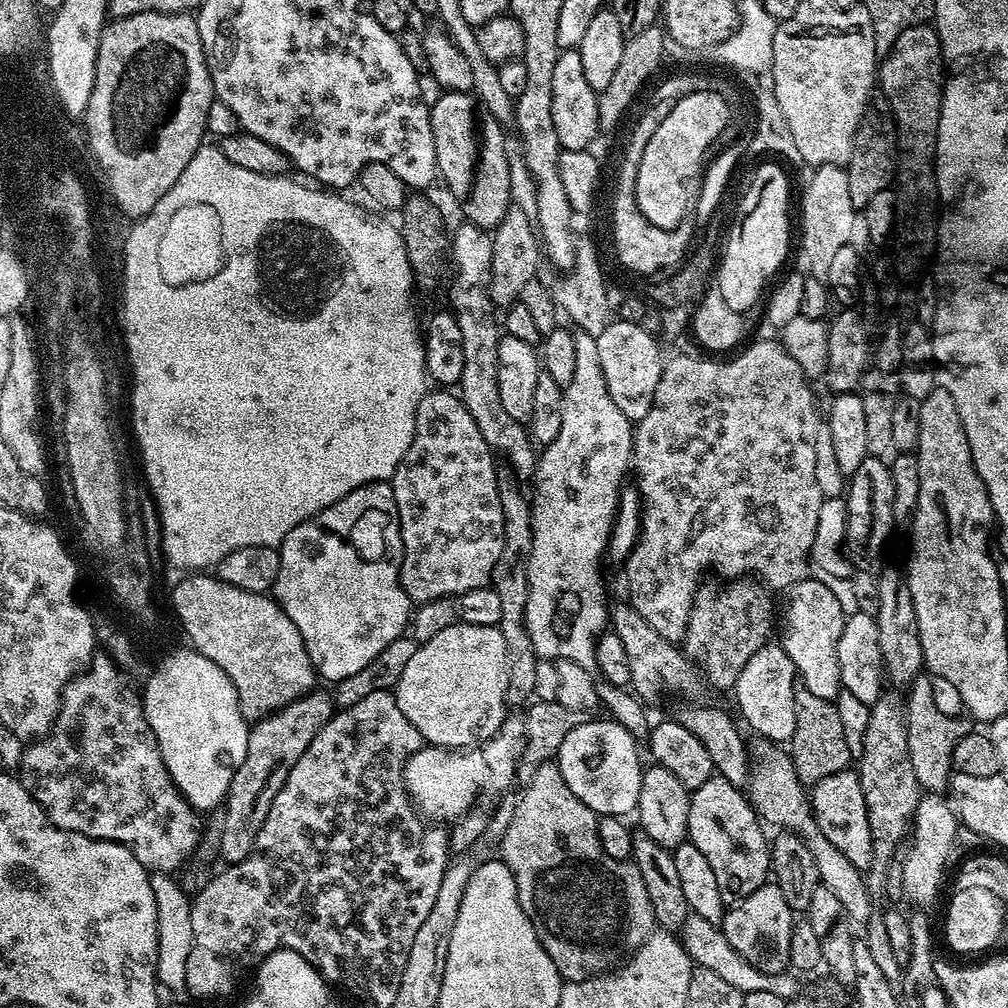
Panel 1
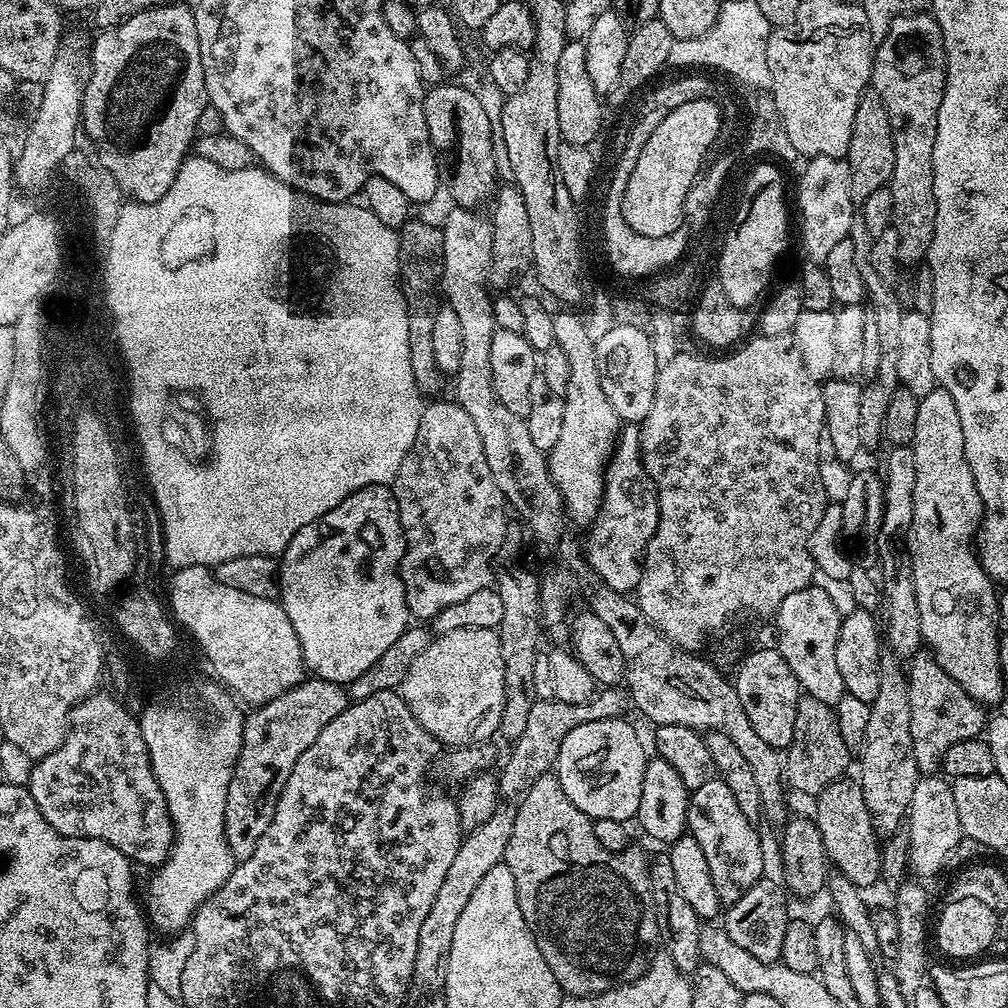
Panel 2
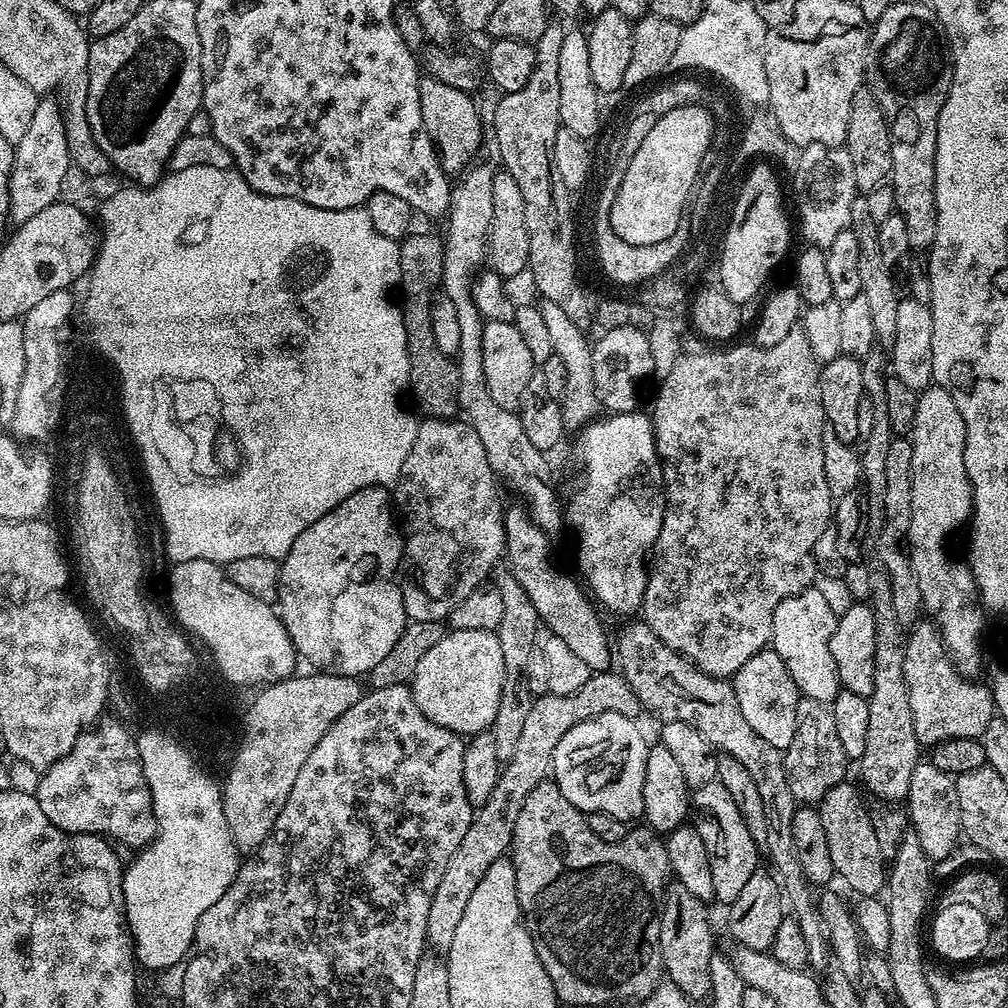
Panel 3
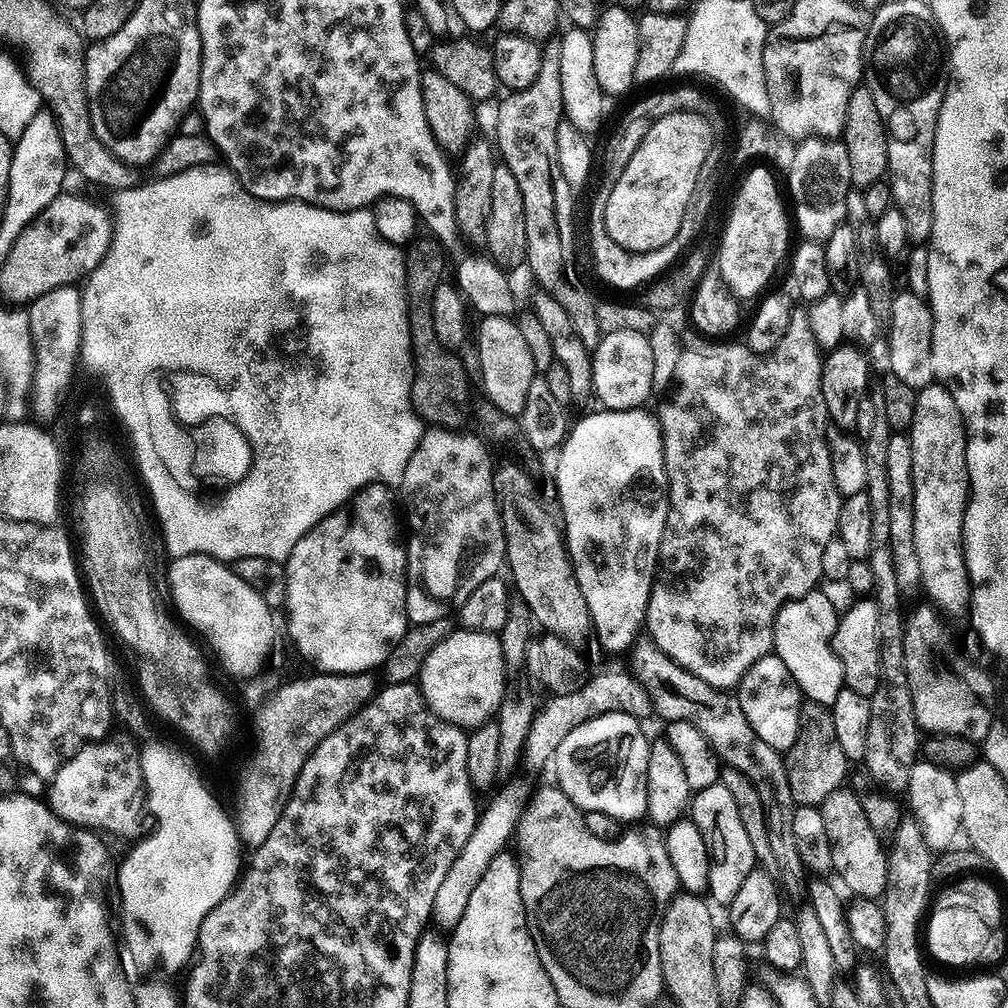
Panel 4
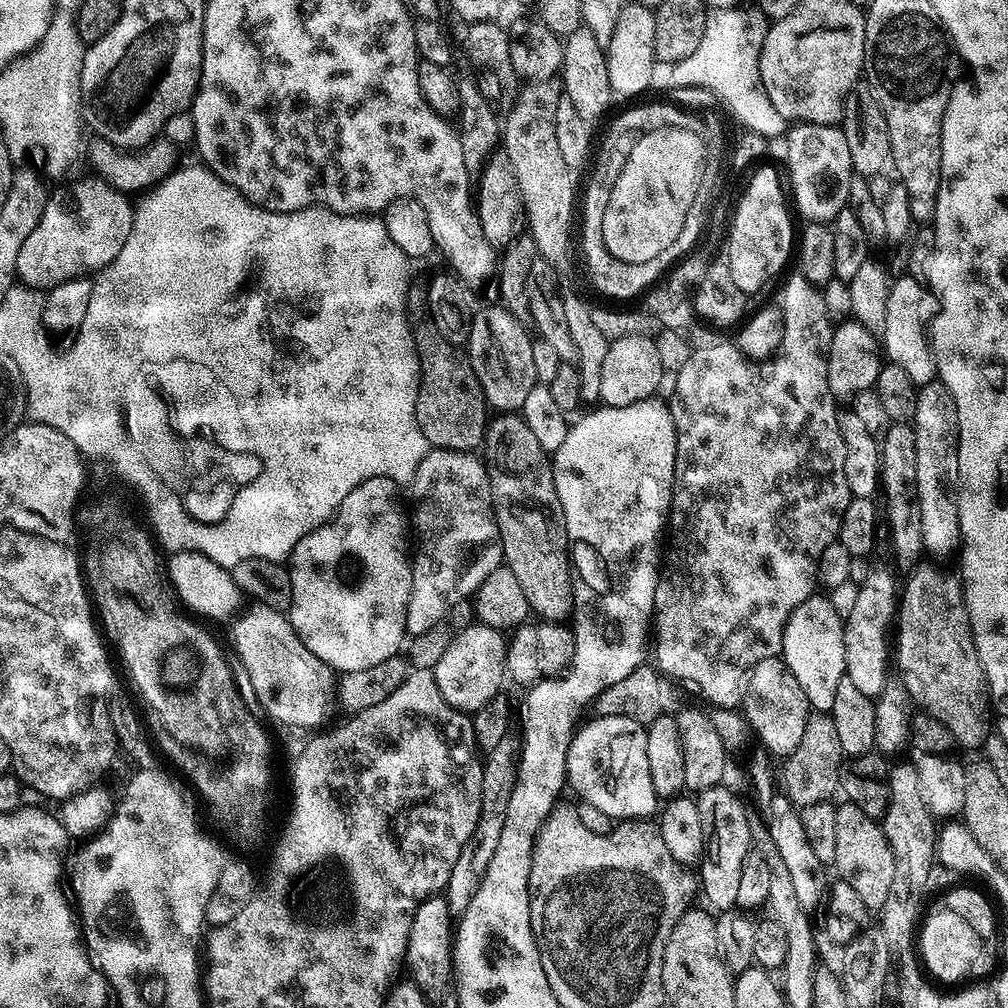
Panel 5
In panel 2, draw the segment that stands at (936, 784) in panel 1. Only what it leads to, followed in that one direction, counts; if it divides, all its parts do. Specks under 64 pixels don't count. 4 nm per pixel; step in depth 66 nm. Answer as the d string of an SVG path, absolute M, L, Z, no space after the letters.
M927 651L917 652L915 656L911 657L909 664L912 665L907 665L906 675L910 696L910 737L913 742L914 760L921 773L936 774L941 771L940 763L946 750L950 750L950 746L954 746L954 742L974 740L983 733L986 723L986 708L974 698L970 698L970 694L966 694L966 690L962 690L962 686L958 686L958 682L954 682L954 678L950 678L950 674L946 674L946 670L942 670L942 666L936 661L935 656Z

